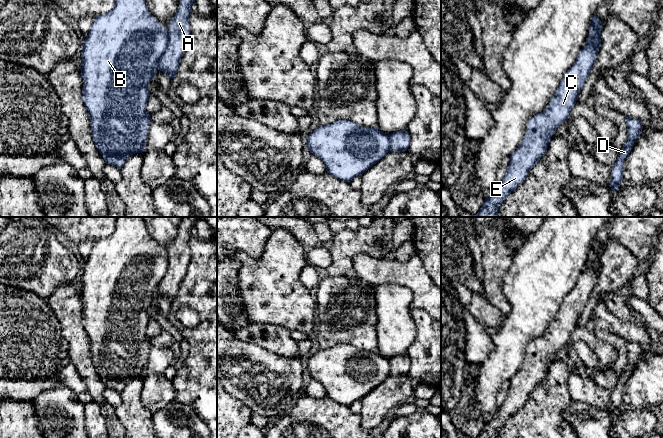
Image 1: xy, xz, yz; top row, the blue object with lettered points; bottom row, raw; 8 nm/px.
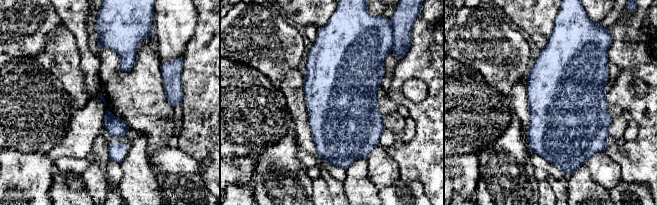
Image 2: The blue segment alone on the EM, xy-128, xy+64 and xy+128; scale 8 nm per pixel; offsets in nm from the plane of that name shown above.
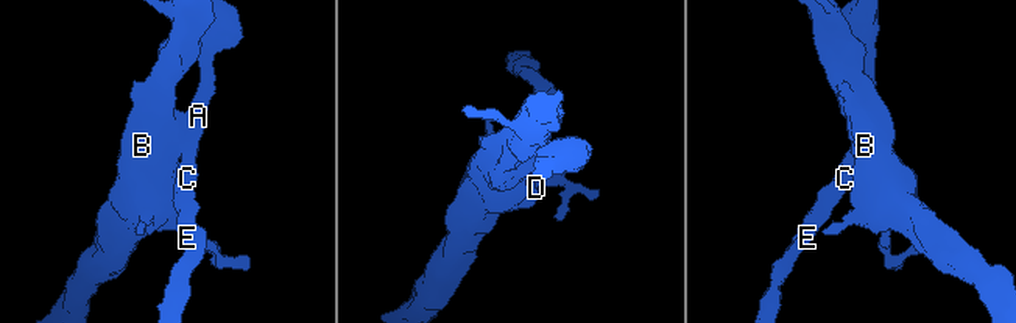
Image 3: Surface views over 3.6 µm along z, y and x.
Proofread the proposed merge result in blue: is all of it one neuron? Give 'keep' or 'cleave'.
cleave

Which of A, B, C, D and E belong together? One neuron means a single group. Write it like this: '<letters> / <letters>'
A C E / B D

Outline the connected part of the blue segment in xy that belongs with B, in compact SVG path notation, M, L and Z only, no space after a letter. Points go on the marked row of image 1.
M115 0L110 11L94 19L82 46L82 99L90 117L93 141L107 164L121 169L126 158L144 151L152 122L146 111L148 85L156 77L157 65L166 47L166 28L149 13L145 0Z

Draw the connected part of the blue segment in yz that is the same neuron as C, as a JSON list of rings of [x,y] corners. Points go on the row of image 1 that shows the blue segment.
[[[586,44],[580,50],[575,63],[565,72],[546,109],[528,121],[527,132],[522,142],[510,156],[505,177],[499,183],[496,192],[487,196],[474,217],[497,217],[499,206],[525,180],[531,168],[544,156],[553,133],[568,119],[577,96],[595,64],[598,51],[598,47],[588,47]]]

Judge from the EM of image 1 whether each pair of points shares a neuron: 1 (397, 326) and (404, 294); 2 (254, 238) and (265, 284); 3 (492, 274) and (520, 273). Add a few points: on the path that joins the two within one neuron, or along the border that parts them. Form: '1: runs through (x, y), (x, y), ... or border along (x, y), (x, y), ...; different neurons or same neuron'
1: runs through (397, 318), (397, 302); same neuron
2: border along (270, 236), (259, 256), (241, 252), (234, 256); different neurons
3: border along (515, 255), (504, 277), (503, 295); different neurons

